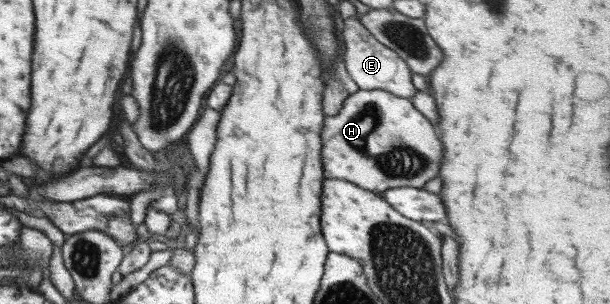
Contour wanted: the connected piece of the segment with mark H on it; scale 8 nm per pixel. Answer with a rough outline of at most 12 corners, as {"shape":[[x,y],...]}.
{"shape":[[348,96],[323,120],[325,178],[381,194],[438,176],[408,98]]}

